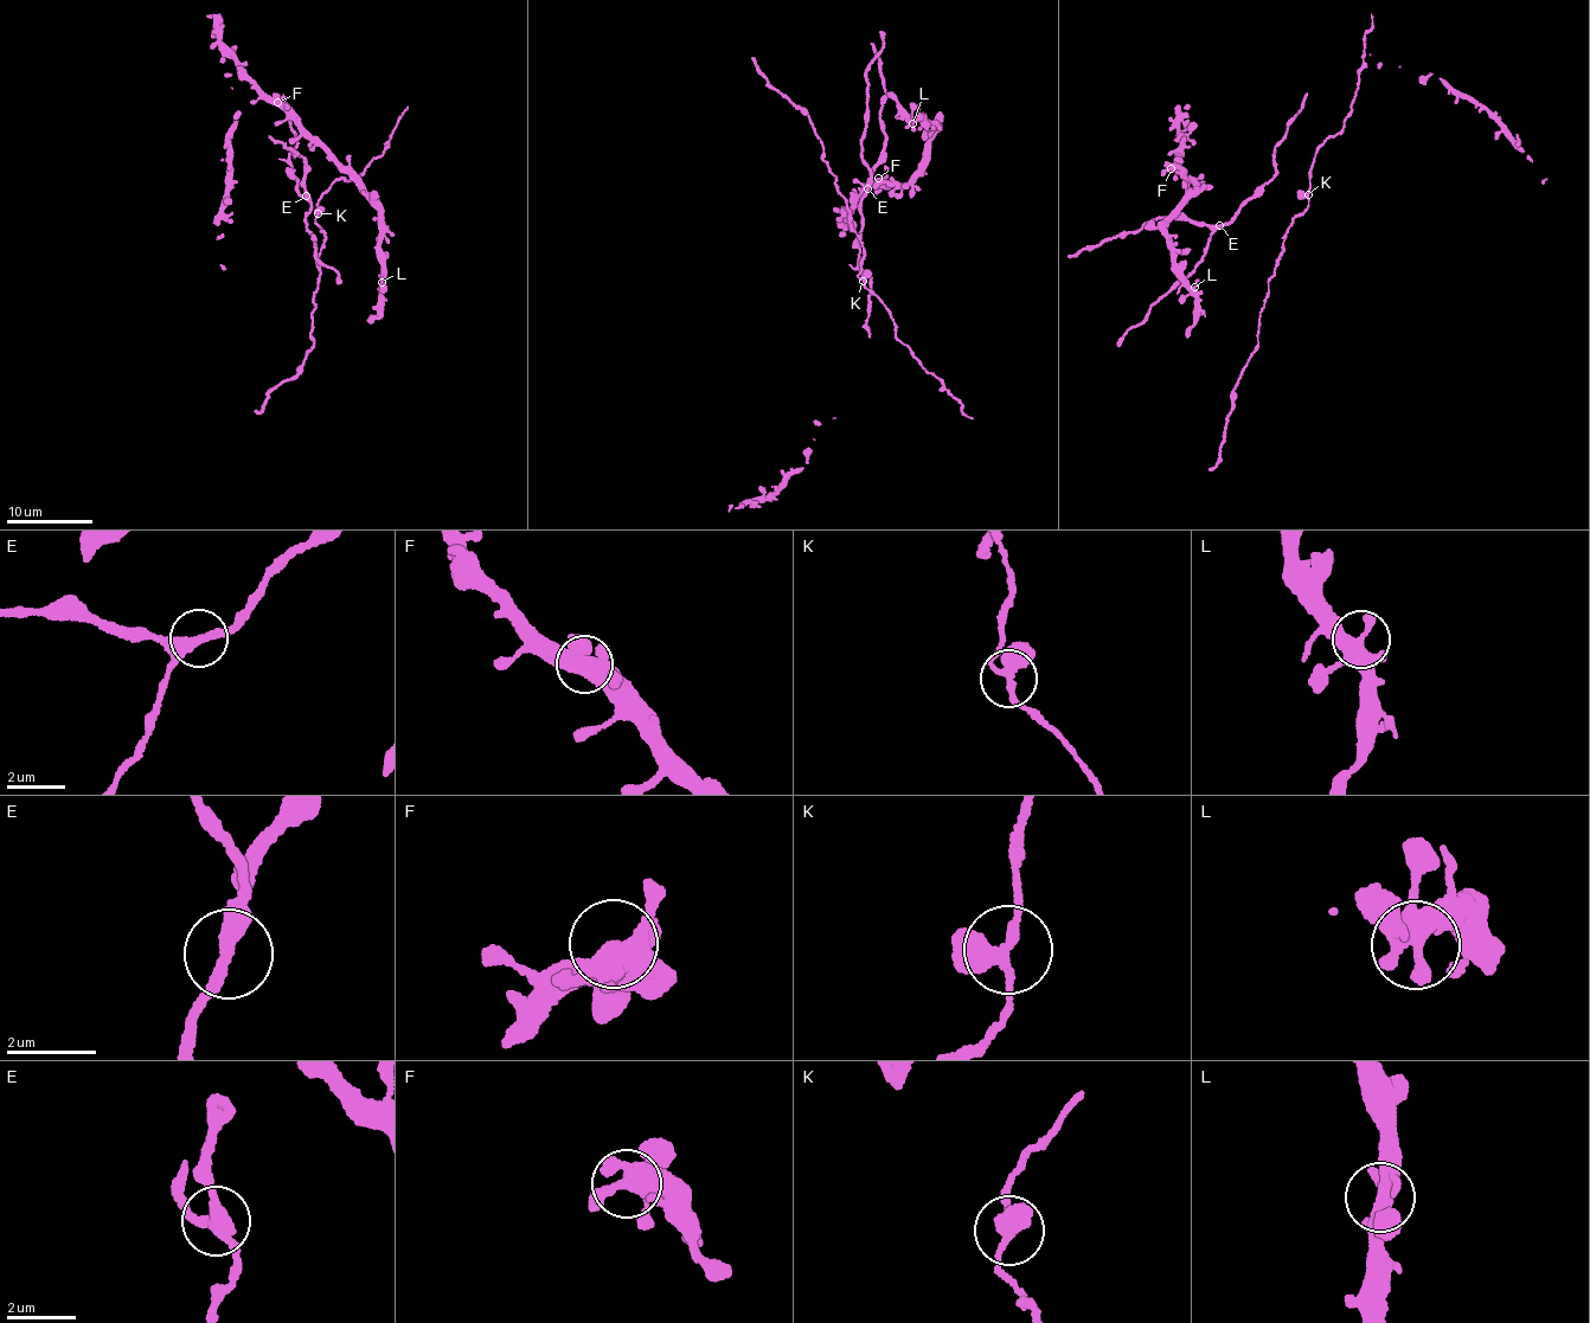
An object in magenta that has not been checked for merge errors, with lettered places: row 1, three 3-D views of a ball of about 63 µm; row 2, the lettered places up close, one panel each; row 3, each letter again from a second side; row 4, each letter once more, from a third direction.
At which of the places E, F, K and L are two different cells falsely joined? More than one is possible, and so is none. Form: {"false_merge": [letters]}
{"false_merge": []}

